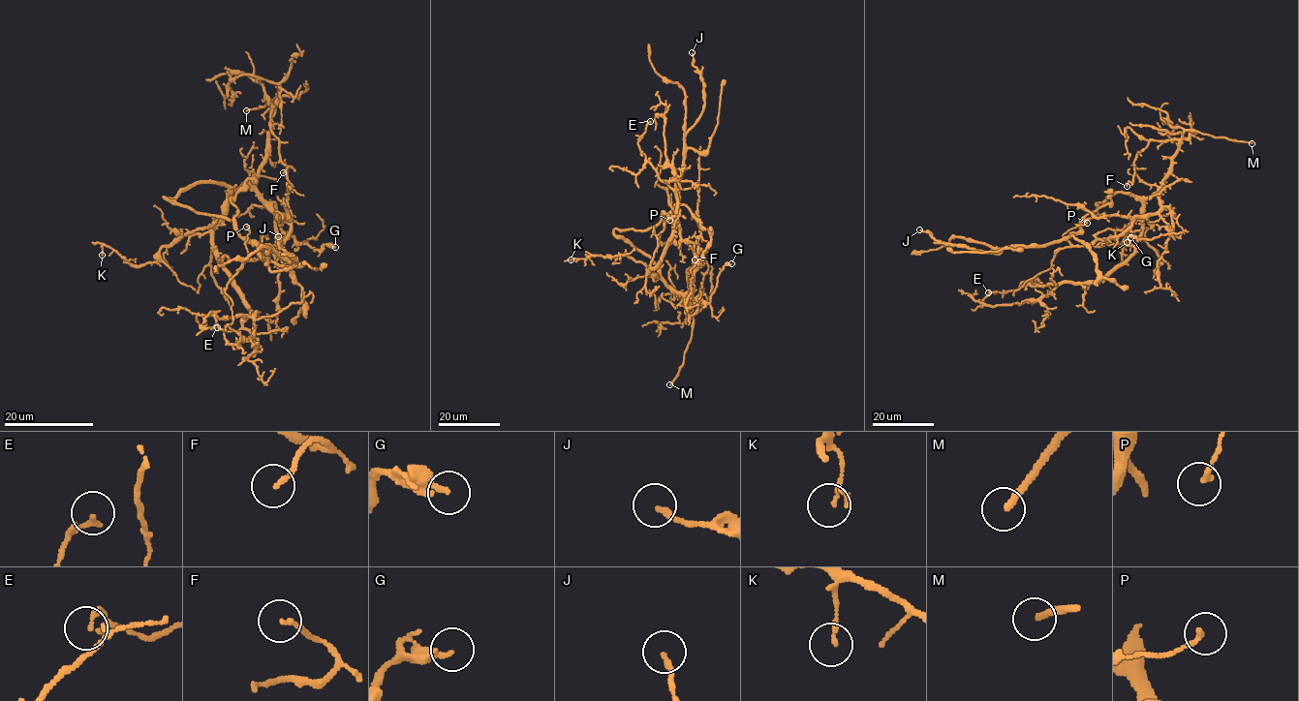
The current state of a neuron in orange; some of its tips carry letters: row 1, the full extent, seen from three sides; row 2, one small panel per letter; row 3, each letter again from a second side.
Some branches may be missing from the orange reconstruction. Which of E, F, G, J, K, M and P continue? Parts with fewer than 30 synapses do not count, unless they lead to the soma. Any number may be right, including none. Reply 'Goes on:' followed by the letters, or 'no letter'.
Goes on: M

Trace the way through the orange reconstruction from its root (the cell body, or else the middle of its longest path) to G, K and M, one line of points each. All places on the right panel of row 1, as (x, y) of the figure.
G: (1116, 193), (1156, 195), (1159, 217), (1168, 226), (1170, 234), (1150, 239), (1130, 237)
K: (1116, 193), (1130, 193), (1142, 203), (1142, 215), (1123, 229), (1123, 249), (1127, 235), (1127, 242)
M: (1116, 193), (1145, 198), (1155, 193), (1167, 173), (1171, 158), (1186, 130), (1252, 143)

